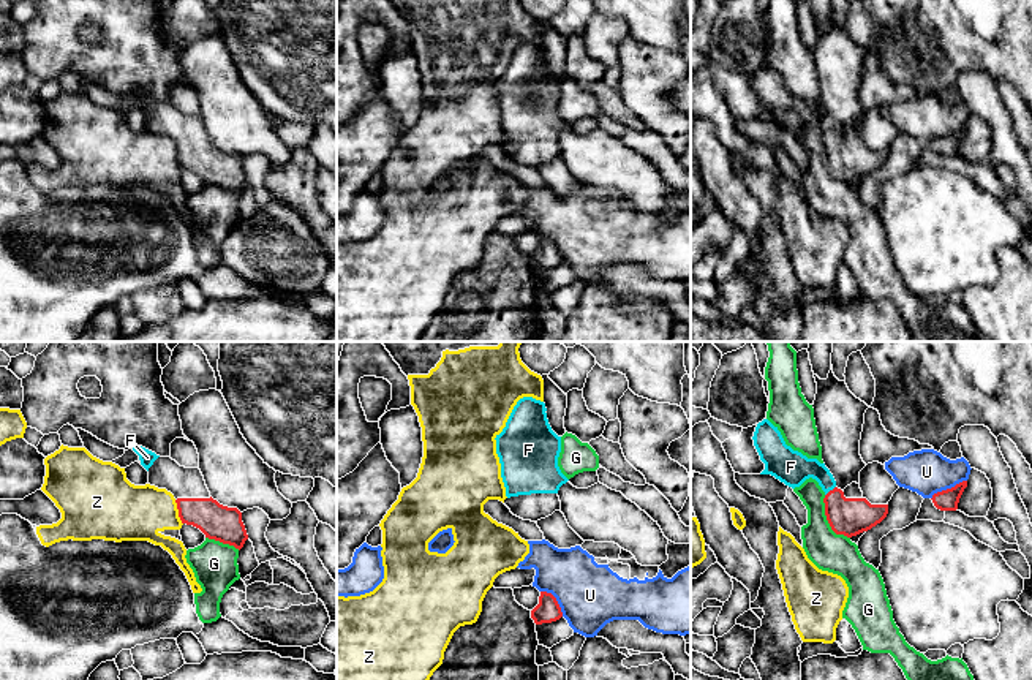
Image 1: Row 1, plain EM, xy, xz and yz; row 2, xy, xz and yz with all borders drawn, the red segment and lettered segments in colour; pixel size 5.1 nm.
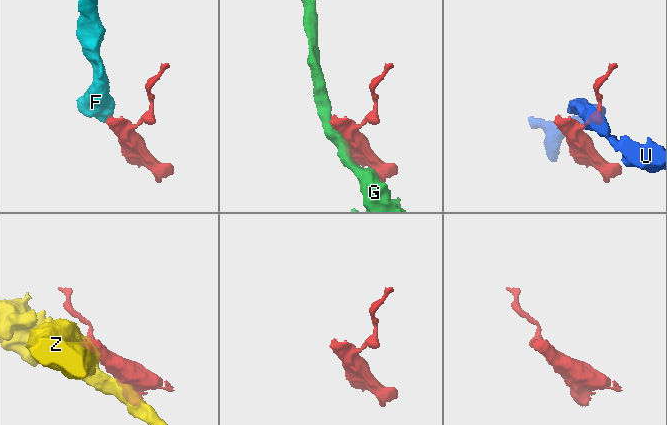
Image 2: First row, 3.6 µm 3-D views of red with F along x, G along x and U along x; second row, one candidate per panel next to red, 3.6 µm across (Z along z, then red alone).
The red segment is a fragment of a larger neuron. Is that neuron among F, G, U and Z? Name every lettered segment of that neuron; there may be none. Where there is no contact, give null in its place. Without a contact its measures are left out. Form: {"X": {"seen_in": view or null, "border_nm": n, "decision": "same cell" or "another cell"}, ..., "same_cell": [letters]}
{"F": {"seen_in": "yz", "border_nm": 80, "decision": "same cell"}, "G": {"seen_in": "yz", "border_nm": 260, "decision": "another cell"}, "U": {"seen_in": "yz", "border_nm": 200, "decision": "another cell"}, "Z": {"seen_in": "xy", "border_nm": 130, "decision": "another cell"}, "same_cell": ["F"]}

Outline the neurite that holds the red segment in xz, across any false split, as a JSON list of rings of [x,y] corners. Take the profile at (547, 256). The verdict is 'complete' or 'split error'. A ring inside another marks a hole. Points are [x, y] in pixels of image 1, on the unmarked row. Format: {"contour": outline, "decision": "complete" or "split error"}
{"contour": [[[540,237],[539,250],[531,256],[536,270],[552,269],[563,263],[561,253],[552,239]]], "decision": "complete"}

